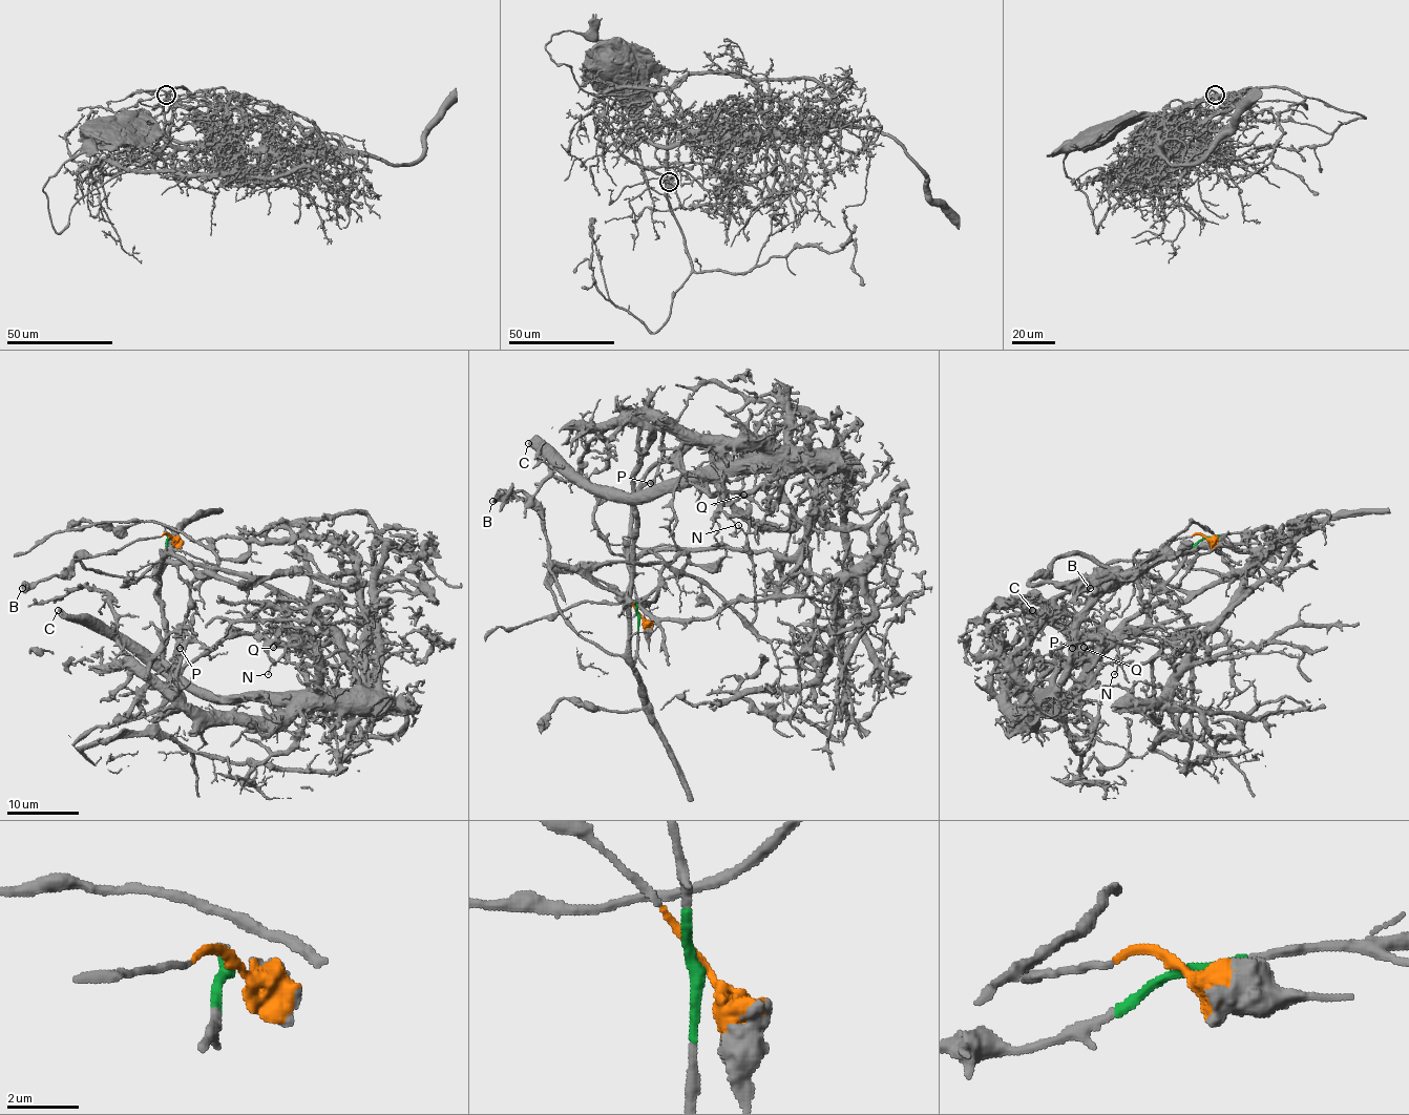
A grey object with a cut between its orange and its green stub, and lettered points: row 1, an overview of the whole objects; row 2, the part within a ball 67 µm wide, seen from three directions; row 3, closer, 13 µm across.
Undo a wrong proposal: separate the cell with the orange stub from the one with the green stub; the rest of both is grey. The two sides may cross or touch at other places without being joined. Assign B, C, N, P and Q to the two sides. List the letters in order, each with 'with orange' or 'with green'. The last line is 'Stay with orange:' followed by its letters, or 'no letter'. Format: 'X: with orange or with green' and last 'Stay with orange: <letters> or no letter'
B: with orange
C: with green
N: with green
P: with green
Q: with green
Stay with orange: B

